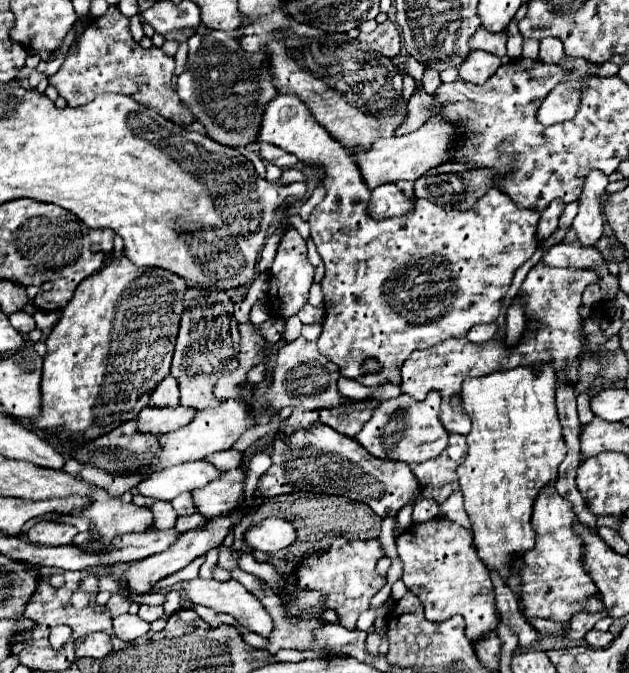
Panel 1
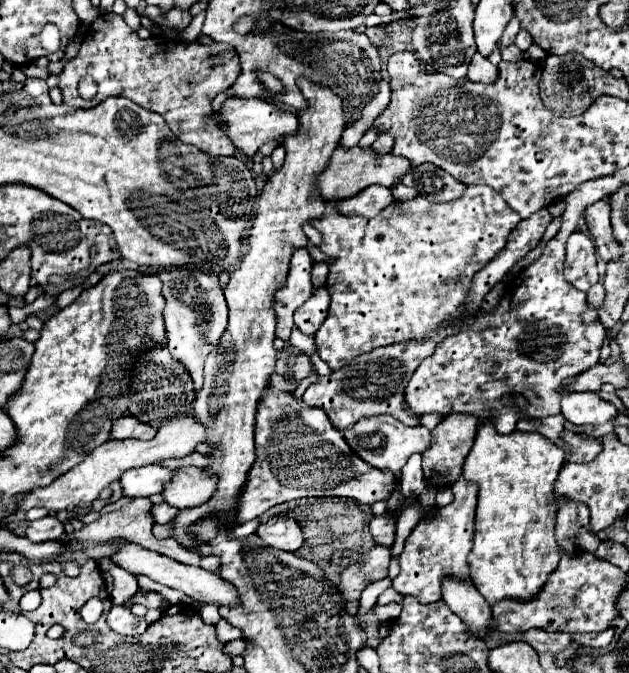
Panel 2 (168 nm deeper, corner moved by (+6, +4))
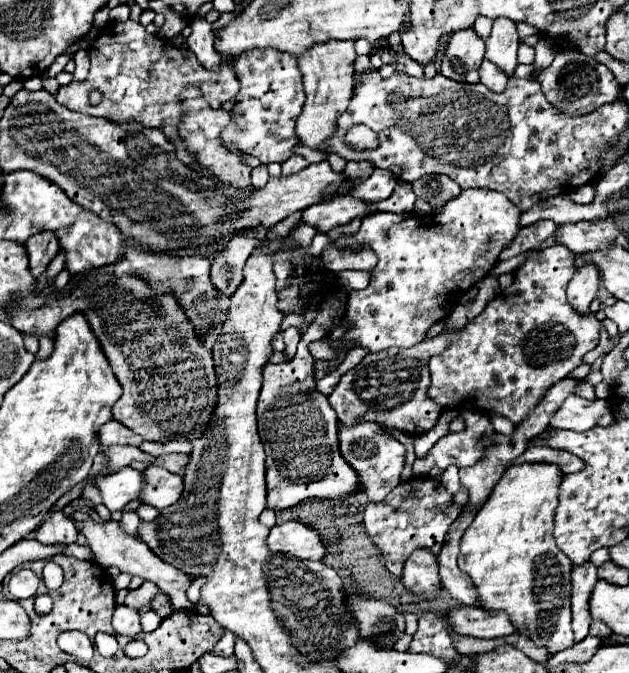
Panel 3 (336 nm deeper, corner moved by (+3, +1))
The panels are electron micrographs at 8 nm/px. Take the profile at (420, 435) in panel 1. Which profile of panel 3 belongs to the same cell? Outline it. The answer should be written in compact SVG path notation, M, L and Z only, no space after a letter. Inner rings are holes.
M364 421L364 423L356 423L354 427L342 427L340 451L344 459L358 473L360 487L362 491L366 491L372 503L380 503L400 483L400 473L404 469L404 459L406 459L406 447L398 439L394 439L390 431L382 429L378 423Z

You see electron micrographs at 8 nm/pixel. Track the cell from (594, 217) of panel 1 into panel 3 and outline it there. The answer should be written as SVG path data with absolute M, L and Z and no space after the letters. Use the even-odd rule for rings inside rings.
M582 263L580 267L576 267L574 277L568 283L568 303L580 313L588 313L588 307L596 297L598 287L600 287L600 271L596 269L596 265Z

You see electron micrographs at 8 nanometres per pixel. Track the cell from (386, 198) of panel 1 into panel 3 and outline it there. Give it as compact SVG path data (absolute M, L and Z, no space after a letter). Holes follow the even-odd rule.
M340 195L334 197L332 201L324 201L324 203L316 203L312 207L308 207L302 215L302 221L308 225L314 225L318 231L326 233L334 227L346 225L356 217L364 217L370 209L370 203L366 201L356 201L356 197L348 195Z

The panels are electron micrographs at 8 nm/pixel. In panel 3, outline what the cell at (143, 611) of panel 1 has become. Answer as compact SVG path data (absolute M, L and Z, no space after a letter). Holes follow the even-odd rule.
M144 581L138 589L132 589L126 599L124 599L124 605L128 607L134 607L134 609L142 609L142 607L150 607L152 603L152 597L156 597L156 593L160 593L160 589L156 589L154 583L148 583Z

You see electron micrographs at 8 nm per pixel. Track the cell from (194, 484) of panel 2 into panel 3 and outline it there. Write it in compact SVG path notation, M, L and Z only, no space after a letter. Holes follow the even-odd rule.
M148 467L144 471L144 479L146 485L140 493L140 499L160 511L174 505L184 489L184 477L174 475L162 467Z

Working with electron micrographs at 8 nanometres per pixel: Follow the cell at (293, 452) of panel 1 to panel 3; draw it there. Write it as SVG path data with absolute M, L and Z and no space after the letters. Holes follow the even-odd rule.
M328 295L316 309L316 321L306 329L298 343L296 355L284 363L268 363L264 367L264 383L258 399L258 433L266 451L266 485L268 507L274 511L294 507L306 499L342 499L360 491L358 473L348 467L338 449L338 419L328 403L326 395L314 391L314 357L308 345L316 339L324 339L334 323L340 323L344 303Z

